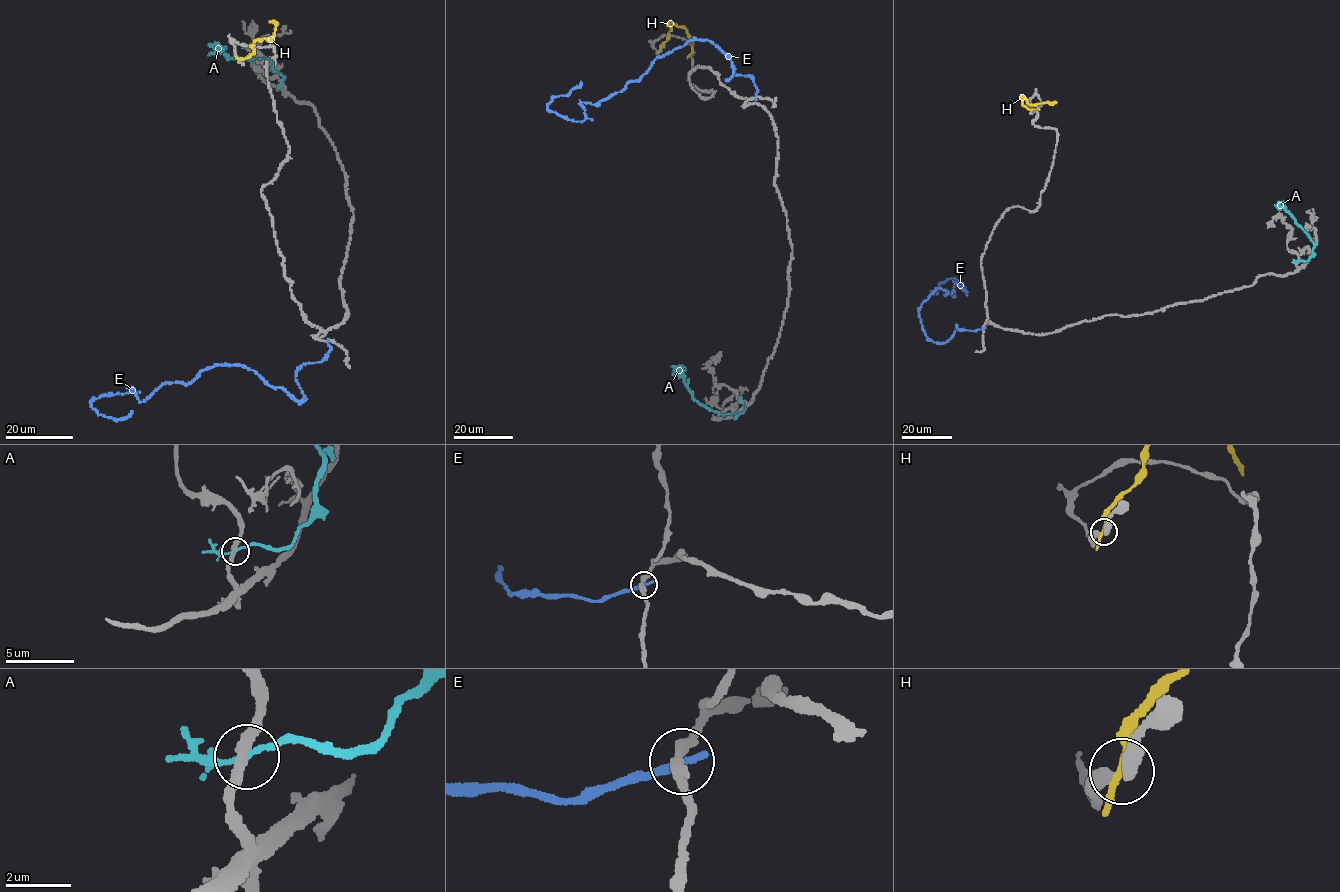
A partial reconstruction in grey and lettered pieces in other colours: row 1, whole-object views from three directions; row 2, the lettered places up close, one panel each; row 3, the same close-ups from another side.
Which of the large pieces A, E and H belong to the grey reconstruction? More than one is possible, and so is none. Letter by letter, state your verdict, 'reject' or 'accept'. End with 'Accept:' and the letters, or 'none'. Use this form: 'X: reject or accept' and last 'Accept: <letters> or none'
A: reject
E: reject
H: reject
Accept: none

